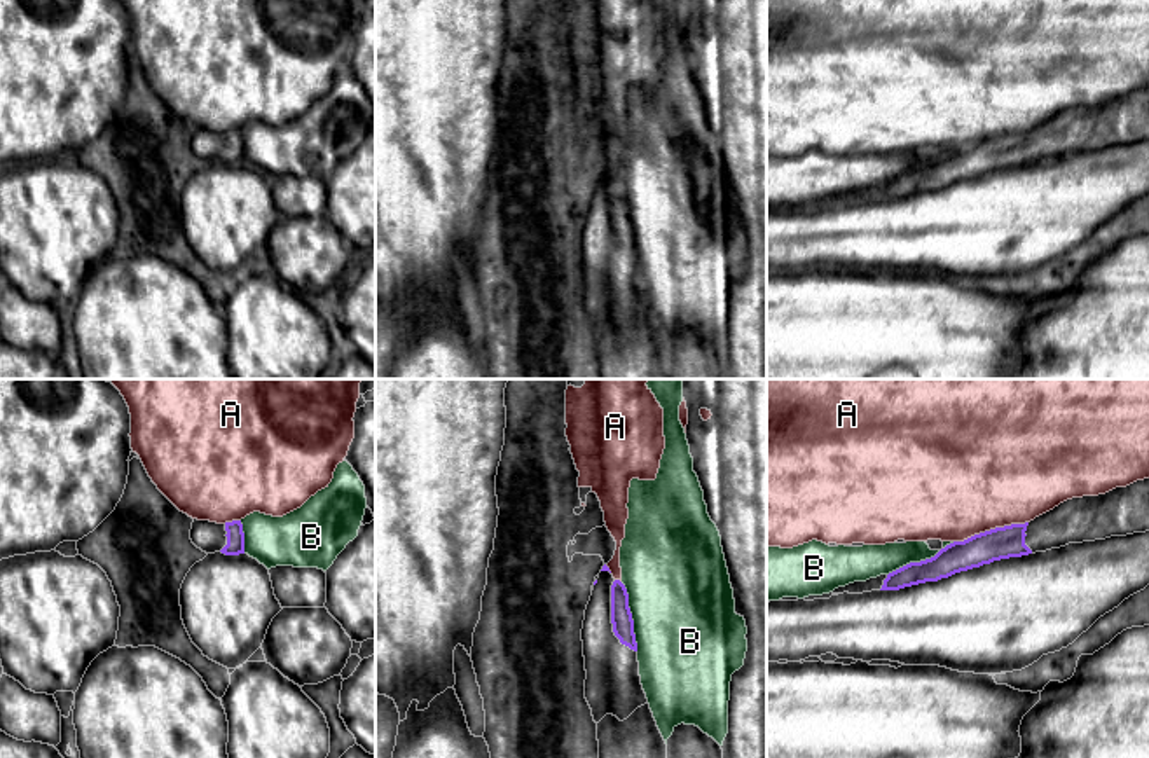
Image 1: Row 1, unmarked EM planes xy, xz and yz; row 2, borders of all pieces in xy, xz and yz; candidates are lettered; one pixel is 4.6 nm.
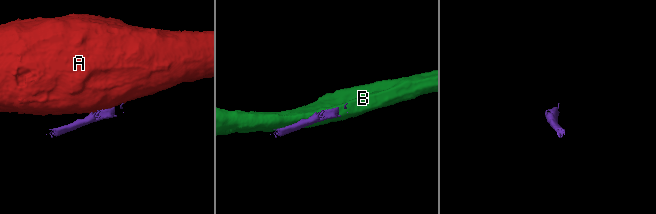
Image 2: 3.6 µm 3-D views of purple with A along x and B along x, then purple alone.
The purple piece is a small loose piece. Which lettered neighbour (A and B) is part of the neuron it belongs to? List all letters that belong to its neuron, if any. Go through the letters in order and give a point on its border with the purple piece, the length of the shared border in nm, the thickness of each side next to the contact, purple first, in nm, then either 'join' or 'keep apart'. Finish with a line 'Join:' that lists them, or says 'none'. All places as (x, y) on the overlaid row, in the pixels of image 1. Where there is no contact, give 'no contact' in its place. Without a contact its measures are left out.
A: yz (990, 530) | 360 nm | 150/500 nm | keep apart
B: xz (631, 617) | 340 nm | 100/480 nm | keep apart
Join: none

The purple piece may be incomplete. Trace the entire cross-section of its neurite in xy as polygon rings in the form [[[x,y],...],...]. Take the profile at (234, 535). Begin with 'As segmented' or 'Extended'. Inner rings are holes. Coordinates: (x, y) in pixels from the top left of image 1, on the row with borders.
Extended. [[[194,519],[190,540],[197,548],[201,548],[206,554],[244,554],[244,533],[241,520],[217,524],[210,520]]]

